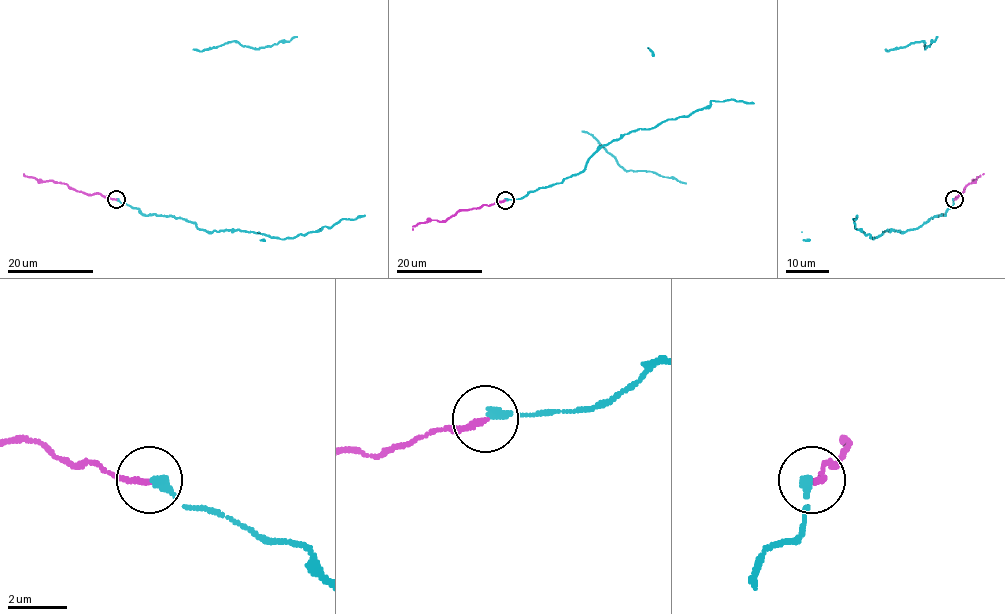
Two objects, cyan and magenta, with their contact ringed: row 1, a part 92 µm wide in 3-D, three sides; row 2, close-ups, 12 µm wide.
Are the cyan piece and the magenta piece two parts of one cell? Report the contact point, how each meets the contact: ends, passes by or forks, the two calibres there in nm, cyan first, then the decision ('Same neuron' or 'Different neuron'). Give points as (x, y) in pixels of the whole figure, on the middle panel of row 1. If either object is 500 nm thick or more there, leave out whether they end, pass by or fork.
Place: (505, 200). At the ring cyan ends. At the ring magenta ends. Thickness 320 nm (cyan) against 200 nm. Same neuron

